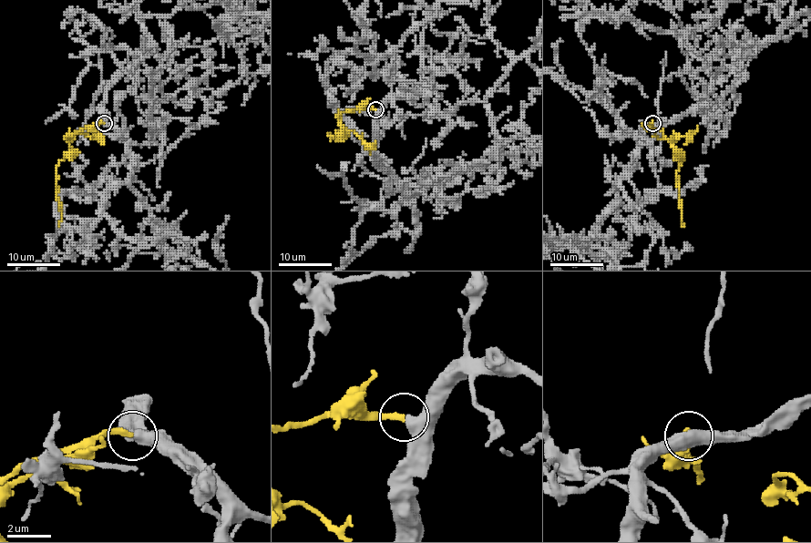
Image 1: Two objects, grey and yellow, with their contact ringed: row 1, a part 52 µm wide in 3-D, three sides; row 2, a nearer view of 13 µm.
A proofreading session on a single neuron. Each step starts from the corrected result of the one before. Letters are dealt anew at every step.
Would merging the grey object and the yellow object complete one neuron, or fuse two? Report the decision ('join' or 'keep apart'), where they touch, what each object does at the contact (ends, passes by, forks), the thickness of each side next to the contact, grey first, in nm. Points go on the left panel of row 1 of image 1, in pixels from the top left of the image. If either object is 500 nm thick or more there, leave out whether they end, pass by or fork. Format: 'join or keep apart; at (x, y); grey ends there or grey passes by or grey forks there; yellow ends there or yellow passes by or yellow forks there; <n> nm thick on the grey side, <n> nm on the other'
join; at (104, 123); 600 nm thick on the grey side, 280 nm on the other

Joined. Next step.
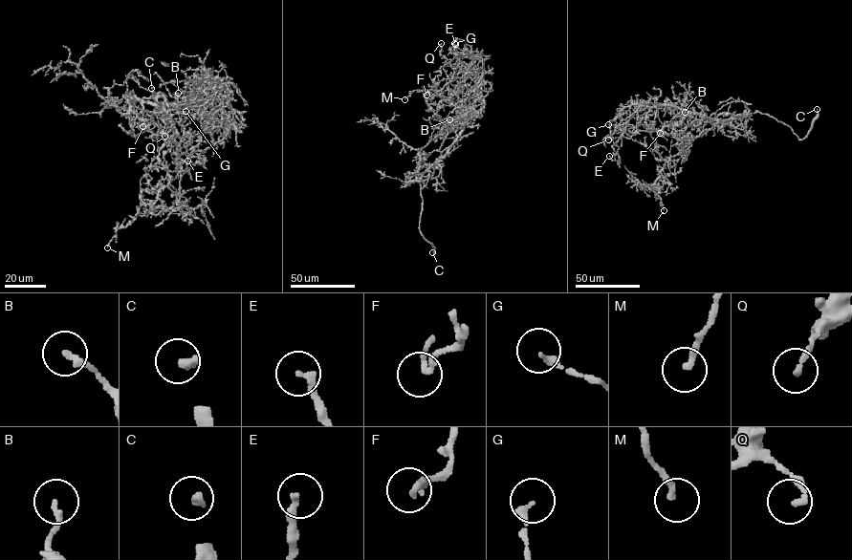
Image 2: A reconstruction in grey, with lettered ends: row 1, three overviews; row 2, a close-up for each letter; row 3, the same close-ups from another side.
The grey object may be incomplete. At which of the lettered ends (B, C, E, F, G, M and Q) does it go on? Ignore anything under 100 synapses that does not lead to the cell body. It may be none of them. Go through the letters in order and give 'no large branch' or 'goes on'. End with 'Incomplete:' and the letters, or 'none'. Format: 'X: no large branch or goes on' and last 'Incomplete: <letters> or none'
B: no large branch
C: goes on
E: no large branch
F: no large branch
G: no large branch
M: no large branch
Q: no large branch
Incomplete: C

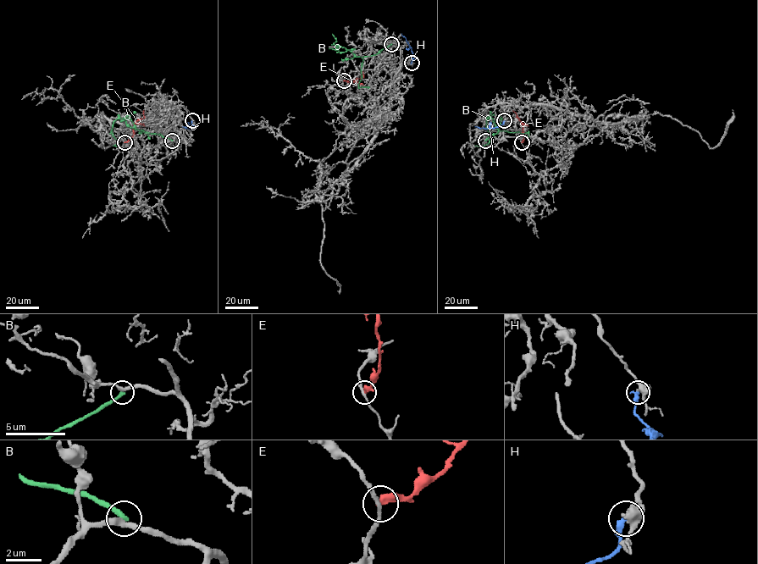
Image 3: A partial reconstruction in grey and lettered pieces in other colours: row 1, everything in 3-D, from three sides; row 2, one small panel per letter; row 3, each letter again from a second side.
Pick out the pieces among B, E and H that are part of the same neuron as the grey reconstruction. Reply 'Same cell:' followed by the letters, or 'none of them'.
Same cell: none of them

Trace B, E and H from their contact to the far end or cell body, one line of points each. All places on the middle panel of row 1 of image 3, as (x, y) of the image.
B: (391, 44), (376, 54), (356, 56), (343, 47), (332, 45), (333, 49), (336, 40), (332, 33)
E: (344, 80), (353, 81), (362, 77), (362, 71)
H: (412, 63), (412, 48), (401, 34)

